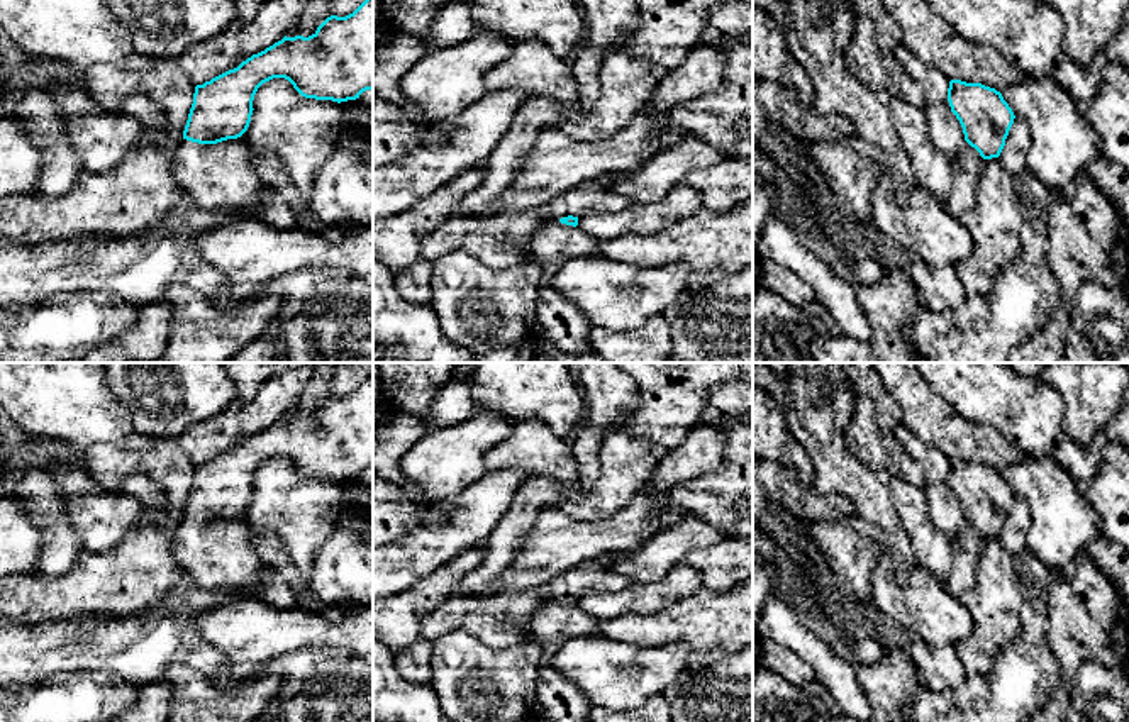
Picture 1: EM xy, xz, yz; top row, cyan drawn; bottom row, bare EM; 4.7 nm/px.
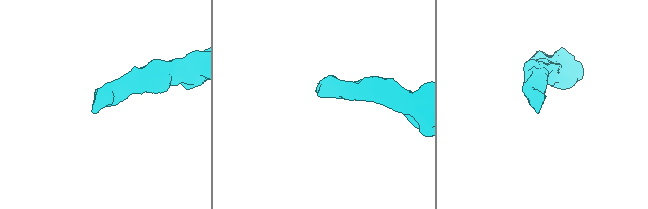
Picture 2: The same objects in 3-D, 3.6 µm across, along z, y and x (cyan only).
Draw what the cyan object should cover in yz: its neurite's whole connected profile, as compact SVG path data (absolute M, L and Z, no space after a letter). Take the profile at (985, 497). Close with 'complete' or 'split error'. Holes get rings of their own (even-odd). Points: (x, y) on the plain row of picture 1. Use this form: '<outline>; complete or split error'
M951 459L948 481L966 520L953 539L953 573L946 583L959 598L975 583L982 546L1000 536L1015 495L1000 471L982 463Z; split error

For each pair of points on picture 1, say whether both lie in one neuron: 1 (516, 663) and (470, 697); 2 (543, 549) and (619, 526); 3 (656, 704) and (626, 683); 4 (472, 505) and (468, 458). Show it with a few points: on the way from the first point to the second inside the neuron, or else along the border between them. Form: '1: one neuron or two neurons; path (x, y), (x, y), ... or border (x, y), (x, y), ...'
1: one neuron; path (504, 675), (490, 688), (482, 688)
2: one neuron; path (561, 543), (600, 538)
3: two neurons; border (660, 694), (641, 704)
4: two neurons; border (487, 472), (461, 492), (434, 504)

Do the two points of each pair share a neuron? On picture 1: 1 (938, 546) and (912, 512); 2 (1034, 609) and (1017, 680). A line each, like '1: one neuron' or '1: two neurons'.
1: one neuron
2: one neuron

